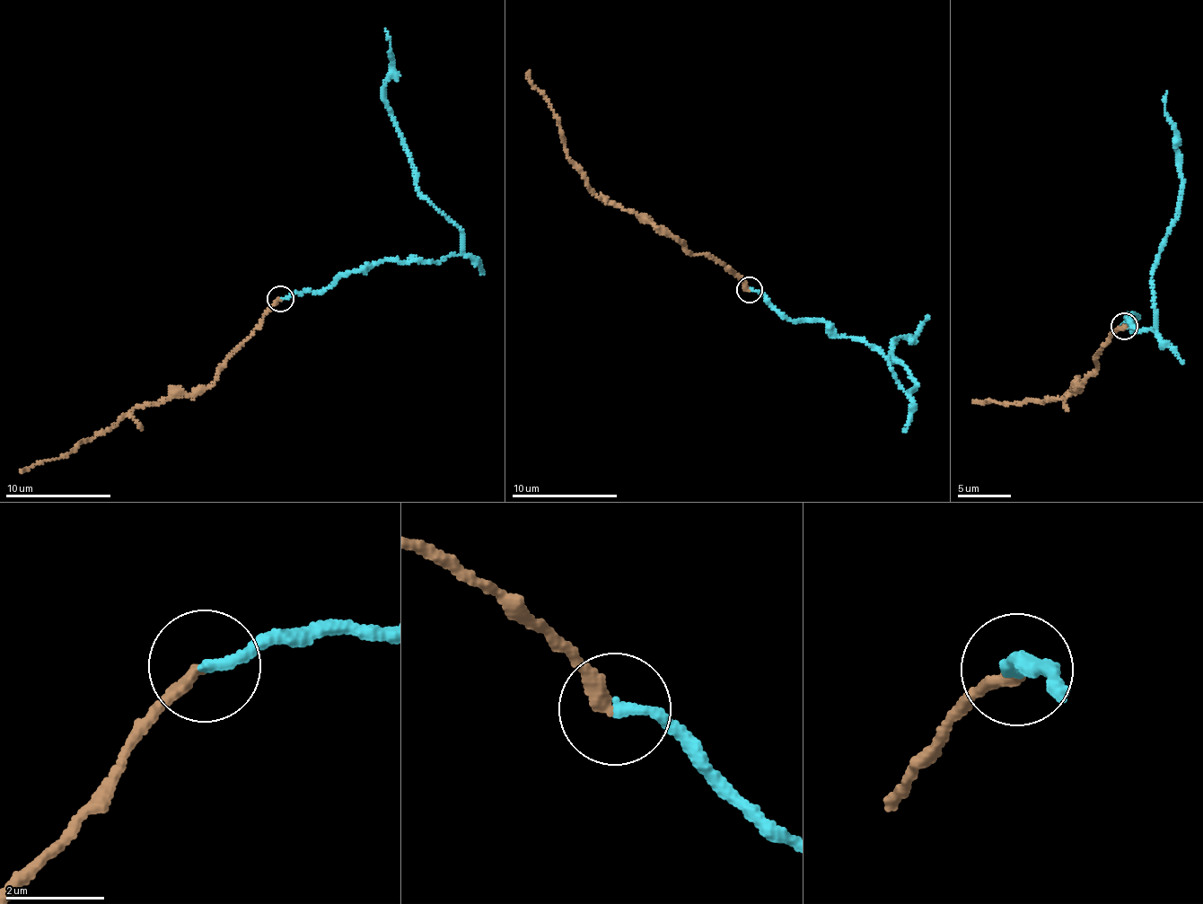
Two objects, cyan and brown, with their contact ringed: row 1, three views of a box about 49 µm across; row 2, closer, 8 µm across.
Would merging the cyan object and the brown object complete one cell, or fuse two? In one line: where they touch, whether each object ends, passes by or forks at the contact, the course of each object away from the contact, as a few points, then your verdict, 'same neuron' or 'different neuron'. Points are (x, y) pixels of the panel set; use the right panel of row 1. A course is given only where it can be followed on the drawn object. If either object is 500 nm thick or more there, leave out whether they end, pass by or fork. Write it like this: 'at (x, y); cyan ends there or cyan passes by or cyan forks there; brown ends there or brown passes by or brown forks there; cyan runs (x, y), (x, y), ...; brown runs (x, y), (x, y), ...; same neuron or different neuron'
at (1124, 326); cyan ends there; brown ends there; cyan runs (1124, 326), (1135, 328), (1136, 315), (1126, 318), (1135, 329), (1154, 329), (1152, 277), (1181, 182), (1166, 91); brown runs (1126, 325), (1107, 342), (1096, 369), (1082, 387), (1073, 388), (1075, 386), (1068, 396), (1000, 404), (972, 403); different neuron

